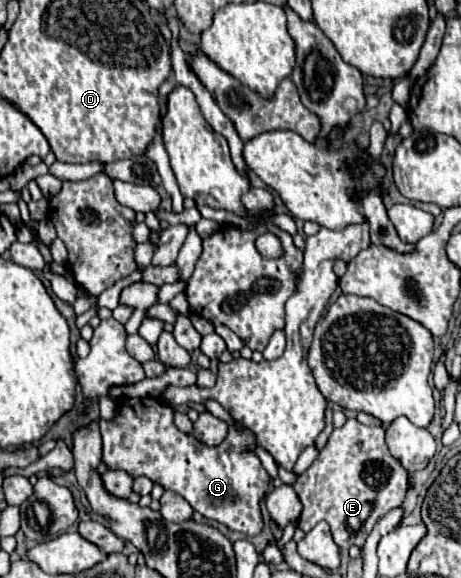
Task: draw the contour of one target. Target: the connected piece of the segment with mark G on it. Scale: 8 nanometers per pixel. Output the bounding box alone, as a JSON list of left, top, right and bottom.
[101,398,269,536]

